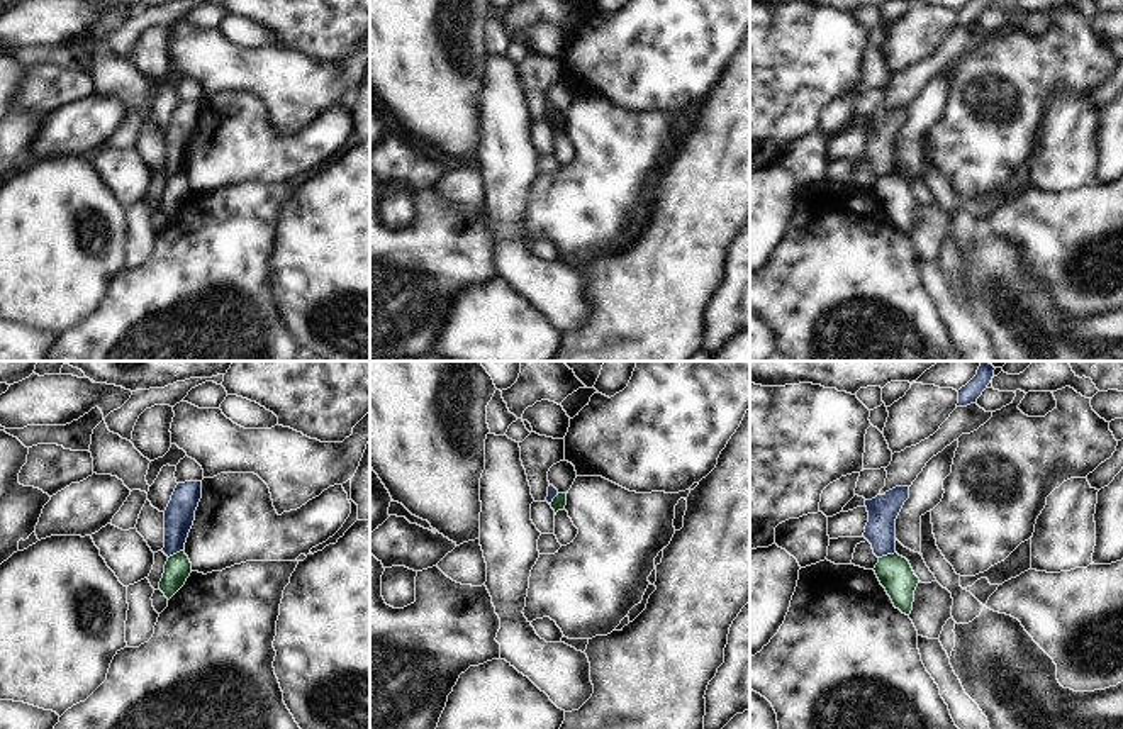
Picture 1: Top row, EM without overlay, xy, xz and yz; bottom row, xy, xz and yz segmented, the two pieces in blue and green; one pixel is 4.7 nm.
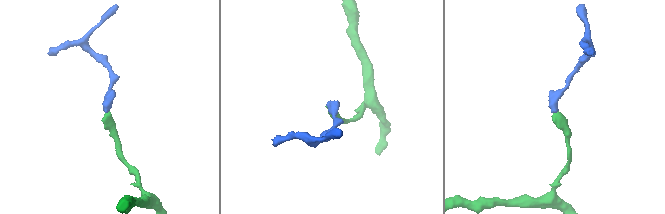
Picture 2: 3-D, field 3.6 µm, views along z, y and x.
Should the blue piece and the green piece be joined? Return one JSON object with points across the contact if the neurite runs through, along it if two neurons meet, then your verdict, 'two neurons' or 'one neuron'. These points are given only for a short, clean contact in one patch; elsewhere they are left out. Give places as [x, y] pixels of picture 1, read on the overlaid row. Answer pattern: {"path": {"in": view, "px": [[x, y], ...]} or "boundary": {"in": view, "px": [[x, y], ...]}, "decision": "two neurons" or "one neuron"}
{"boundary": {"in": "xy", "px": [[184, 550], [168, 558]]}, "decision": "two neurons"}

